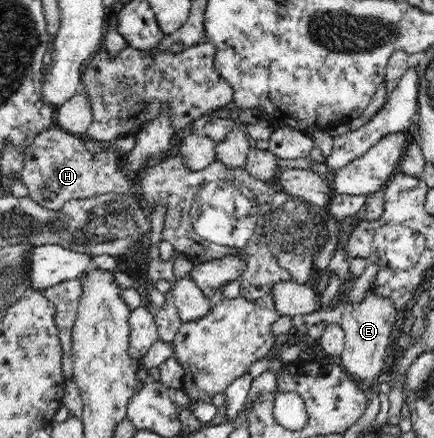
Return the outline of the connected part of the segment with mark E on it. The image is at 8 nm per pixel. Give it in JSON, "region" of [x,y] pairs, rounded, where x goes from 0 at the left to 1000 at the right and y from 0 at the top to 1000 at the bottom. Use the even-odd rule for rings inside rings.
{"region":[[[795,653],[790,664],[779,674],[772,701],[753,705],[753,710],[730,708],[726,712],[671,721],[675,740],[675,760],[707,753],[719,742],[740,733],[767,735],[783,742],[793,756],[793,799],[783,811],[786,838],[804,854],[832,884],[846,890],[846,911],[853,906],[859,872],[882,847],[887,833],[887,815],[894,813],[892,795],[896,790],[896,769],[901,756],[912,744],[926,719],[912,708],[901,680],[873,676],[864,671],[855,653],[843,664],[843,674],[834,689],[811,692],[806,696],[797,685],[797,671],[809,662],[809,653]]]}

